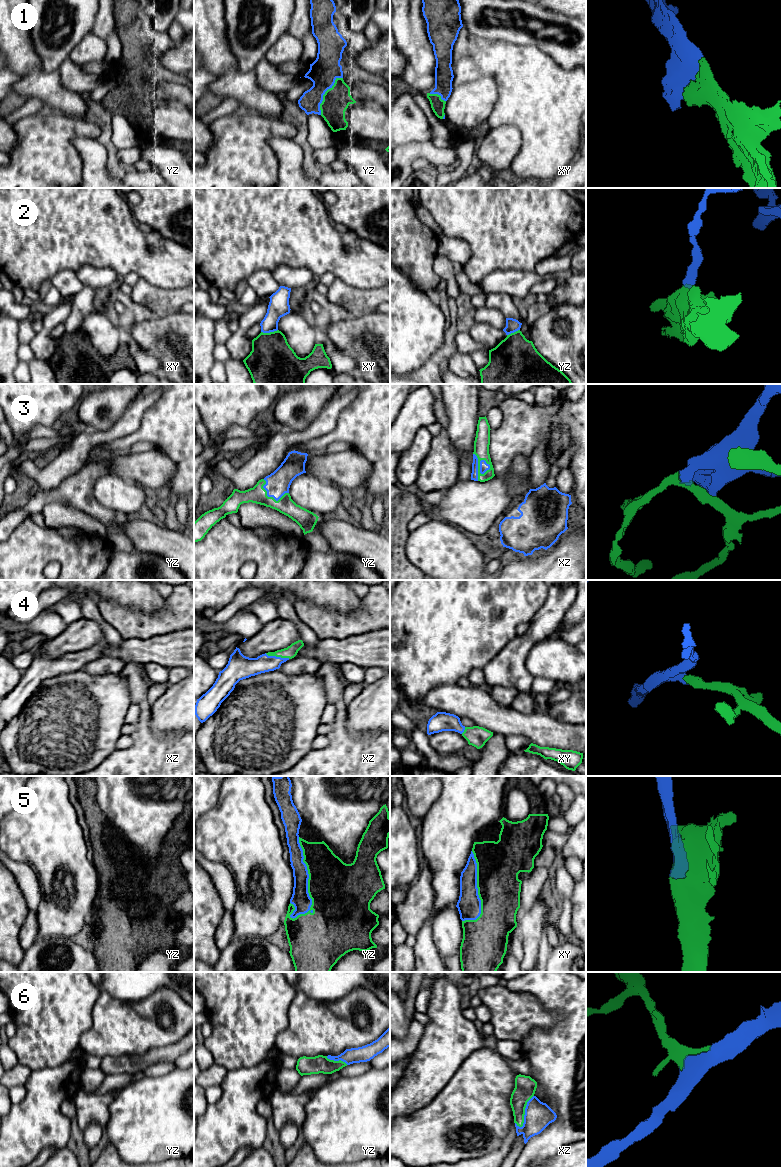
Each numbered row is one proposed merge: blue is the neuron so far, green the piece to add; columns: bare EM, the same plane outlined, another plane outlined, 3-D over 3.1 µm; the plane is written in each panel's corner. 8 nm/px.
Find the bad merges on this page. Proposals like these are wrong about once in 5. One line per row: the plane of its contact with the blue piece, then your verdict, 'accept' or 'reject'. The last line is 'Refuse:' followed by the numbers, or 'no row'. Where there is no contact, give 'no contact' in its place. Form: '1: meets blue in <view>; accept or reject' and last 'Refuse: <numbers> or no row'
1: meets blue in yz; accept
2: meets blue in xy; reject
3: meets blue in xz; accept
4: meets blue in xz; accept
5: meets blue in yz; accept
6: meets blue in xz; accept
Refuse: 2

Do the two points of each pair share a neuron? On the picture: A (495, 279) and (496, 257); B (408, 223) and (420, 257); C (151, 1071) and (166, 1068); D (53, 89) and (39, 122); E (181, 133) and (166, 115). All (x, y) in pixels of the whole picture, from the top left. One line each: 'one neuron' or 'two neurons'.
A: two neurons
B: one neuron
C: one neuron
D: two neurons
E: one neuron

